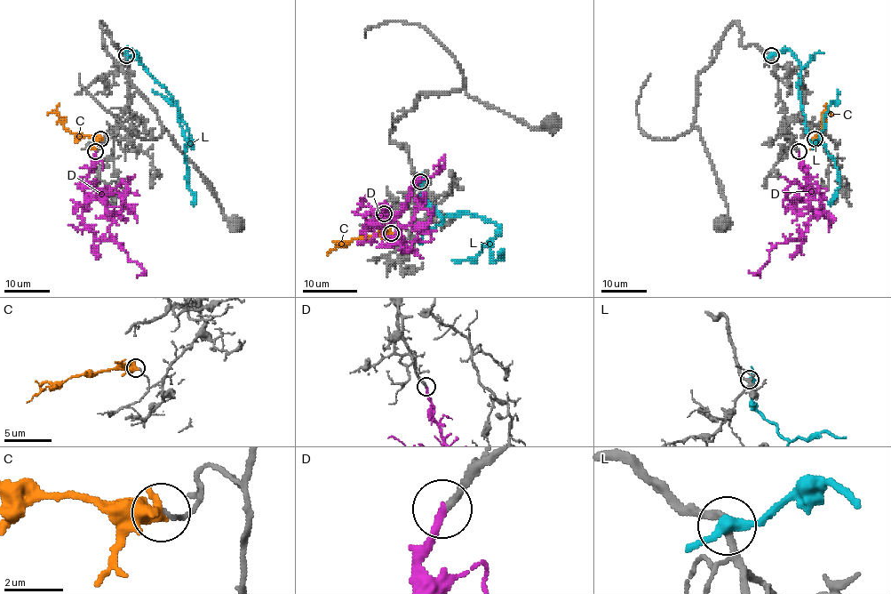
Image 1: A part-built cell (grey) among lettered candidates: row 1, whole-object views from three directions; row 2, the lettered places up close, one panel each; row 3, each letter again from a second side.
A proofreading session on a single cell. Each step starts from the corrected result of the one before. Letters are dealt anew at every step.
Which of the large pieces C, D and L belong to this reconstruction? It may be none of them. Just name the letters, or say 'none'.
D

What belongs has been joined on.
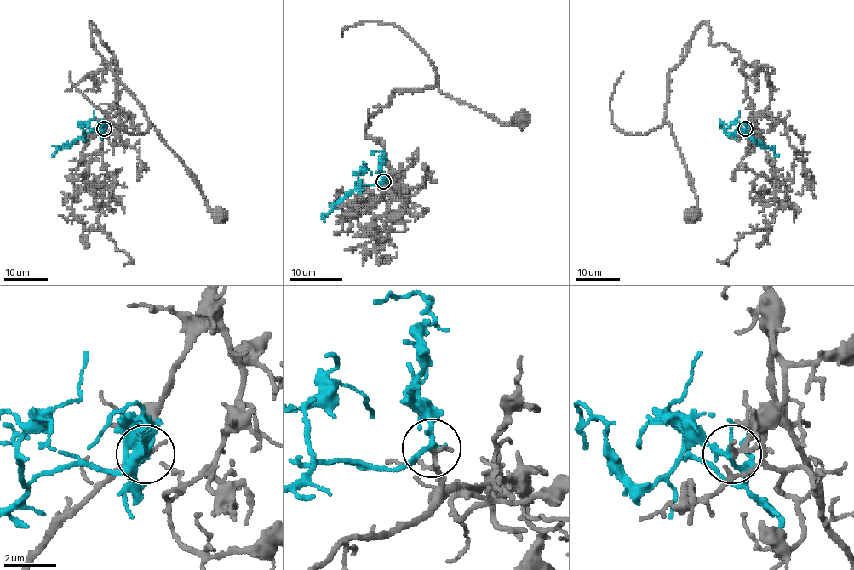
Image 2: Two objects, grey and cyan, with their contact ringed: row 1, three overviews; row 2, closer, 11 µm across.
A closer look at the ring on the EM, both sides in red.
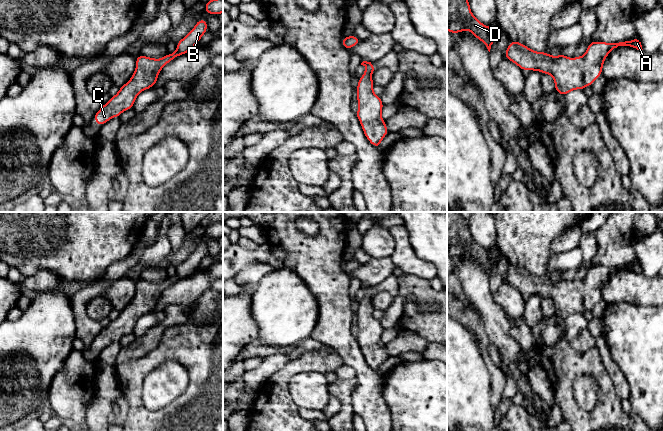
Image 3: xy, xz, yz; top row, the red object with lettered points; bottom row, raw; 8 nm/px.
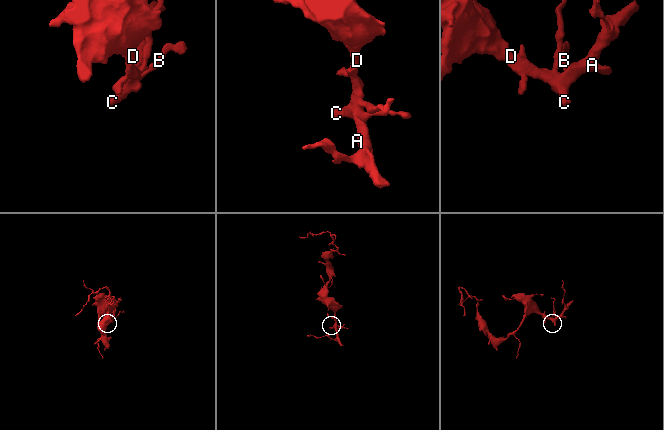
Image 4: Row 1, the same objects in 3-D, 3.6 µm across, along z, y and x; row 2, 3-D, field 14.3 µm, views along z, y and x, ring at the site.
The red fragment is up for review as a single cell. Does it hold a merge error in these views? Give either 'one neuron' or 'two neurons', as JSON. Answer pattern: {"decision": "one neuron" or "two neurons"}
{"decision": "one neuron"}

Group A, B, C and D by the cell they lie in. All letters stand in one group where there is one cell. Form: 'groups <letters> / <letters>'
groups A B C D

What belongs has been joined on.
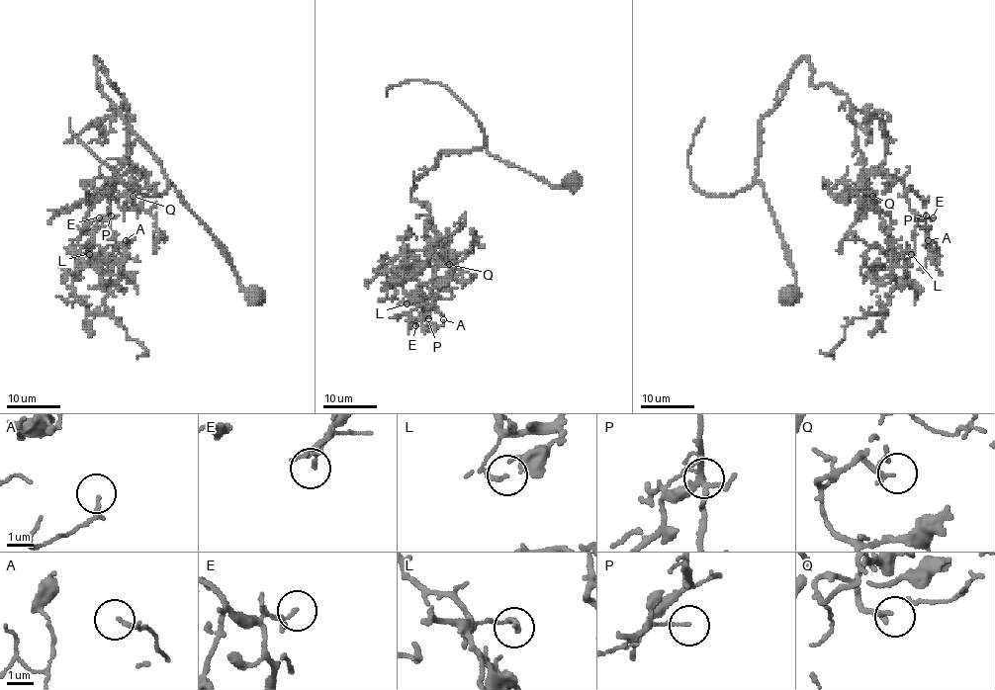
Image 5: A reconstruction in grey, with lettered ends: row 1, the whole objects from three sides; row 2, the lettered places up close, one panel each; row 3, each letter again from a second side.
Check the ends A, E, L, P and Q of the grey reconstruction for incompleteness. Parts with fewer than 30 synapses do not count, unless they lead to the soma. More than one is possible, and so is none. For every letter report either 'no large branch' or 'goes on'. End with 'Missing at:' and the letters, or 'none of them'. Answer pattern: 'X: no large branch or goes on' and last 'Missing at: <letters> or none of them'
A: no large branch
E: no large branch
L: no large branch
P: no large branch
Q: goes on
Missing at: Q

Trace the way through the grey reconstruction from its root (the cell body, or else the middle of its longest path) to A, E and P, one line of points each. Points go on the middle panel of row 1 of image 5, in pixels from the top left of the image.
A: (433, 221), (451, 271), (429, 294), (423, 314), (410, 318), (428, 330), (443, 319)
E: (433, 221), (433, 230), (444, 244), (451, 271), (429, 294), (428, 308), (415, 325)
P: (433, 221), (433, 230), (444, 244), (451, 271), (428, 297), (428, 308), (421, 317), (428, 318)

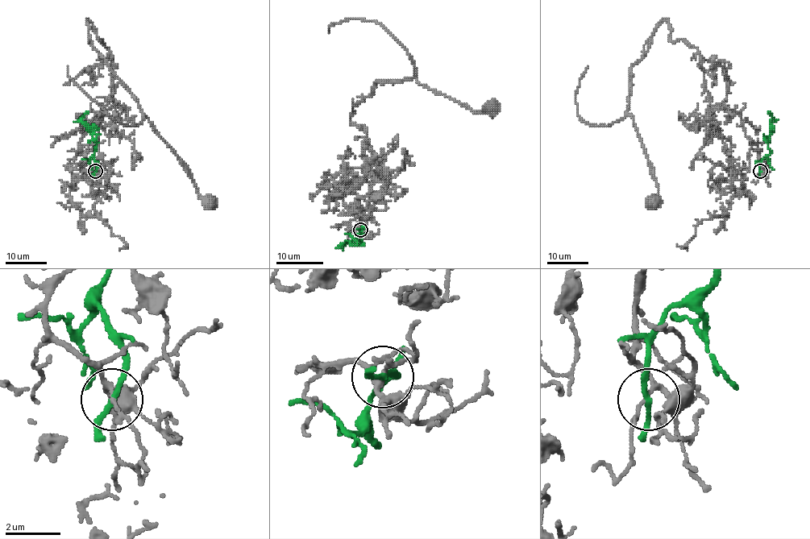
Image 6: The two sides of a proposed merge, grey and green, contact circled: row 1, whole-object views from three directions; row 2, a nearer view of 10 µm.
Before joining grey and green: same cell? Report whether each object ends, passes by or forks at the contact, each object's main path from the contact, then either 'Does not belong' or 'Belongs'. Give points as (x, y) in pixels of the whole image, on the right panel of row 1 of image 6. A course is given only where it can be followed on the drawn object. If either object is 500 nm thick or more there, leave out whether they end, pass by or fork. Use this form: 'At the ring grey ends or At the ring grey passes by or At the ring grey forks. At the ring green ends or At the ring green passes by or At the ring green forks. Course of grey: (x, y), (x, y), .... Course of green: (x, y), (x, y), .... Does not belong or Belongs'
At the ring grey forks. At the ring green passes by. Course of grey: (760, 171), (666, 18), (620, 119), (579, 116), (587, 66). Course of green: (760, 171), (760, 162), (770, 152), (768, 144), (771, 115), (768, 112). Does not belong

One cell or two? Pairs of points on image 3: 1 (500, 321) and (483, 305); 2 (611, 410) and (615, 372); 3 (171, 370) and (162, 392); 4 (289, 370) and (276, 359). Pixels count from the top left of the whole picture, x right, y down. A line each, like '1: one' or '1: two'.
1: one
2: two
3: one
4: two

